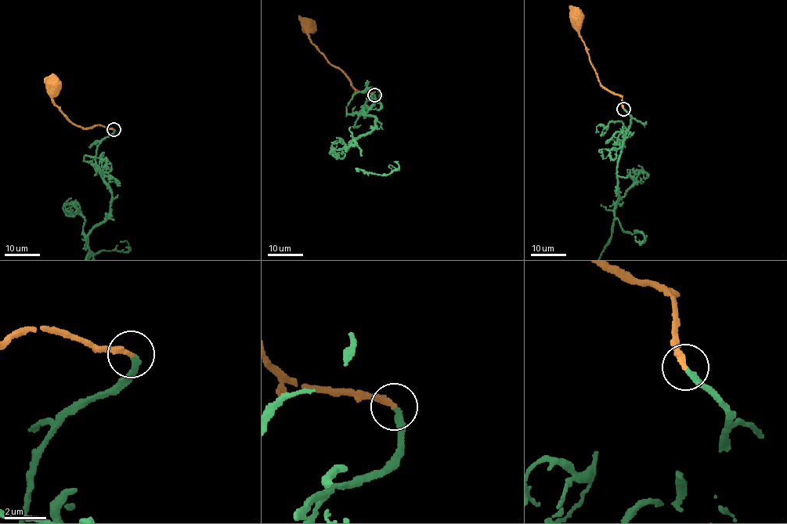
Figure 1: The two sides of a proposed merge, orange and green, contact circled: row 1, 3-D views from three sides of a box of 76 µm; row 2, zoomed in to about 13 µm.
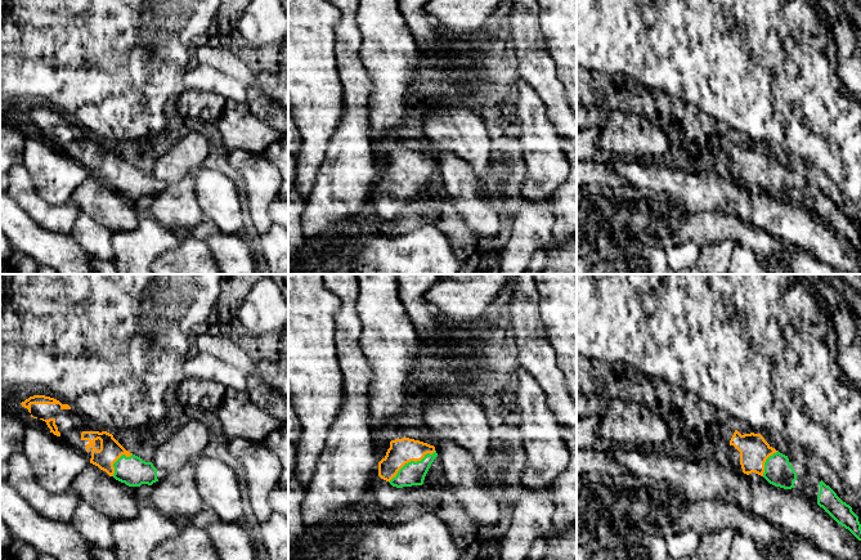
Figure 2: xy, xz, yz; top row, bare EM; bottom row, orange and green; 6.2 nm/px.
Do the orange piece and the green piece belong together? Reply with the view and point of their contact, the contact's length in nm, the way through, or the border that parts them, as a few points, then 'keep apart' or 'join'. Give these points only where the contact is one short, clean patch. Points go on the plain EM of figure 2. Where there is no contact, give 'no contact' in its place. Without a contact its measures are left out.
contact xz (411, 171); length 360 nm; way xz (402, 162), (411, 171), (411, 182), (413, 184); join

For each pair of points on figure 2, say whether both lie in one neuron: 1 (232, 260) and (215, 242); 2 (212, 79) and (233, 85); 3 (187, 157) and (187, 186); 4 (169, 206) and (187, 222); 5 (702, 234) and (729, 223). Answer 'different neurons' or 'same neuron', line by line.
1: same neuron
2: same neuron
3: different neurons
4: same neuron
5: same neuron

